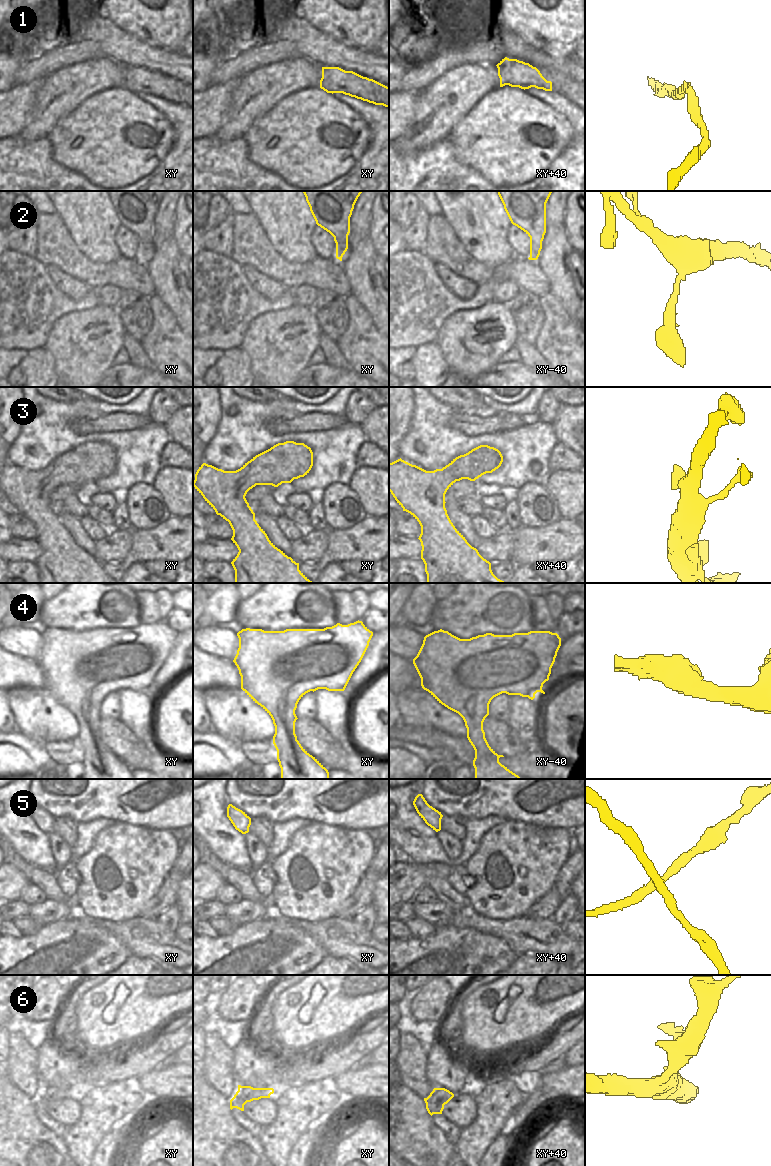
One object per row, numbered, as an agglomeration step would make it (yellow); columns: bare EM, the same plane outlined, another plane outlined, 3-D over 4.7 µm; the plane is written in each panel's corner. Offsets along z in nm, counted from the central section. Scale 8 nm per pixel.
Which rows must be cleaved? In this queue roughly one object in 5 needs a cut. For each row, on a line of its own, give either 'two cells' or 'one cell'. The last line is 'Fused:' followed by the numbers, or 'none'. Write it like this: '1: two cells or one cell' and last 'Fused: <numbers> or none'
1: one cell
2: one cell
3: one cell
4: one cell
5: one cell
6: two cells
Fused: 6

